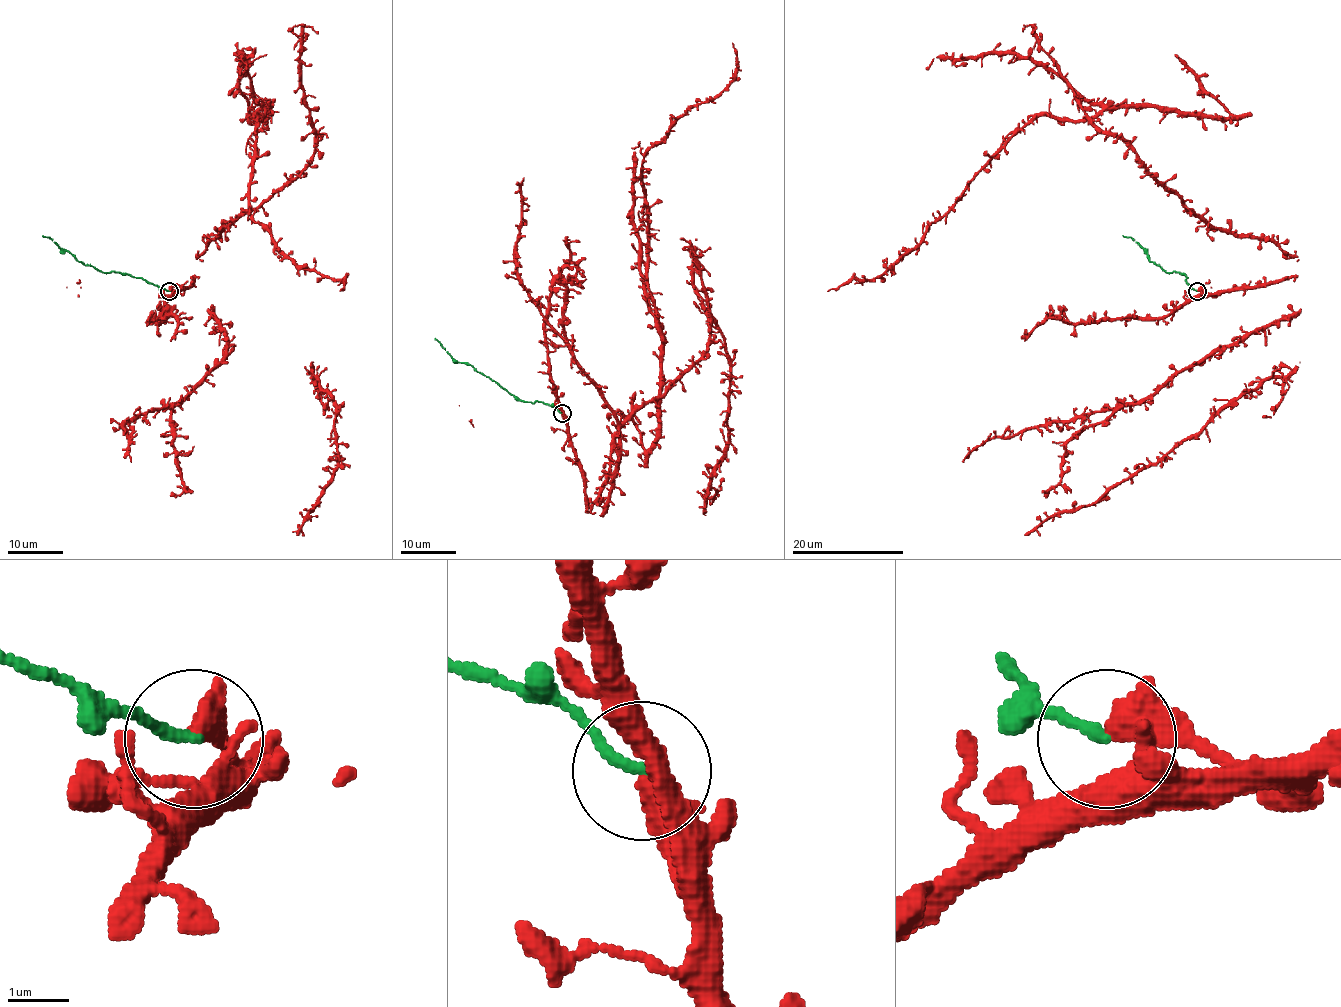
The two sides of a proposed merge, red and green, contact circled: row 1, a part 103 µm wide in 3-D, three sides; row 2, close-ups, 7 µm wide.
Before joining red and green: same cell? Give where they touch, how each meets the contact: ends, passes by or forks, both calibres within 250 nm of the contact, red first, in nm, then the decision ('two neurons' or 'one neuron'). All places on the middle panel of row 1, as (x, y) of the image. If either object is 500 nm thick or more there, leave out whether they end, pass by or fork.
(562, 413) | red forks | green ends | 280/170 nm | two neurons

